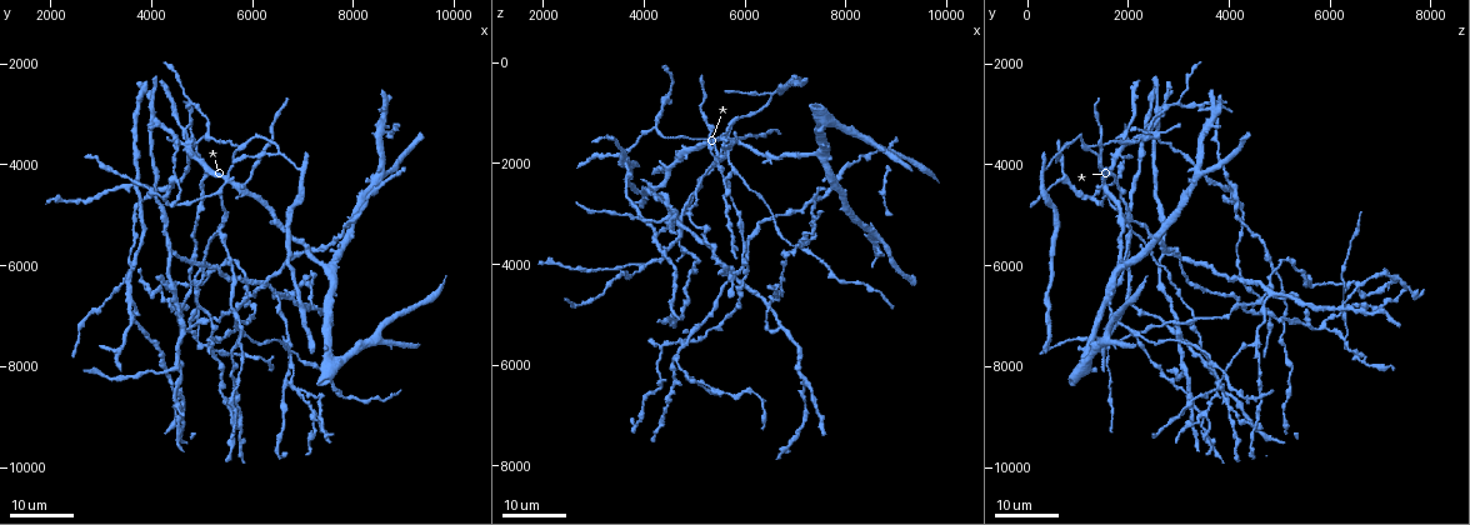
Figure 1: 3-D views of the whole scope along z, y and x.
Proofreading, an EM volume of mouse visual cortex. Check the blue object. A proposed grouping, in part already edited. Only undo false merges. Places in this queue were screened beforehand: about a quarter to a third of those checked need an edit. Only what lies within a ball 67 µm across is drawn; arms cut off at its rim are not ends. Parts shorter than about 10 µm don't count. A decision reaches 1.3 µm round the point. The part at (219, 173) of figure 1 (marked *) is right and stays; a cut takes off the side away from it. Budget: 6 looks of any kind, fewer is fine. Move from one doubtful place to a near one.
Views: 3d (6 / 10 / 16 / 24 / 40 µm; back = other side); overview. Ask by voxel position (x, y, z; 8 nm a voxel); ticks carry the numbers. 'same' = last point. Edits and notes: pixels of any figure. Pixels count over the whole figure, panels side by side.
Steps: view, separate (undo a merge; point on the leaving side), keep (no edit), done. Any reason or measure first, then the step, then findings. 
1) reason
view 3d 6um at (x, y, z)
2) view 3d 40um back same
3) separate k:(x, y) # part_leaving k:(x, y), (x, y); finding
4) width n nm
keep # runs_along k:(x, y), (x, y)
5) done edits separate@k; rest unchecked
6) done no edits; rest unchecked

arms part here
view 3d 24um at (4250, 4600, 1250)

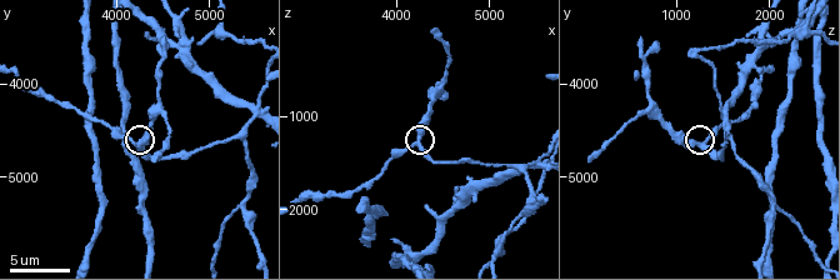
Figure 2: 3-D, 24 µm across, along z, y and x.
view 3d 6um at (4200, 4650, 1300)

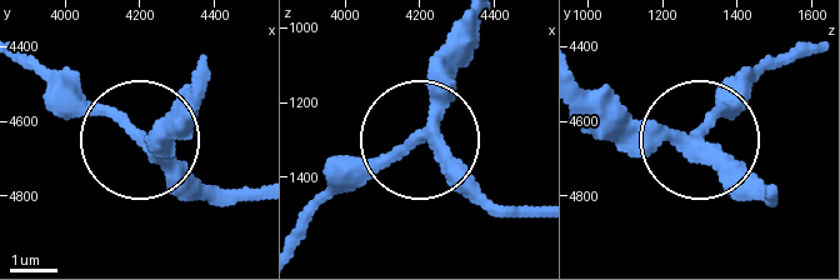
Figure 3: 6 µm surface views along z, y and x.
width 270 nm
keep # one cell here

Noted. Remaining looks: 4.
small branch off a trunk
view 3d 16um at (5550, 4200, 1450)

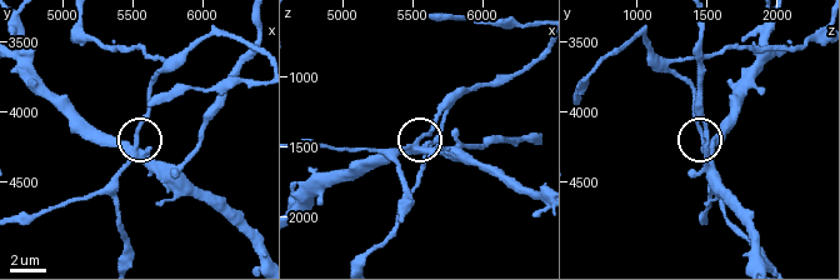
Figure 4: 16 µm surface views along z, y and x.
arms 4
keep # runs_along 4:(111, 136), (135, 139), (146, 88); one cell here

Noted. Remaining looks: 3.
view 3d 6um at (5300, 5300, 2050)

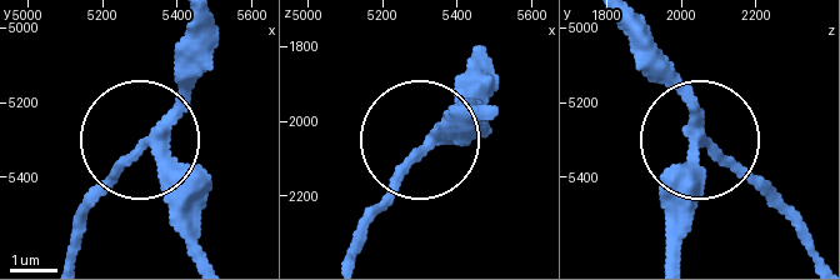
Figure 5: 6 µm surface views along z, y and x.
width 240 nm
keep # runs_along 5:(190, 30), (186, 89), (75, 216); one cell here

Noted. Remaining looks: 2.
done no edits; rest unchecked

